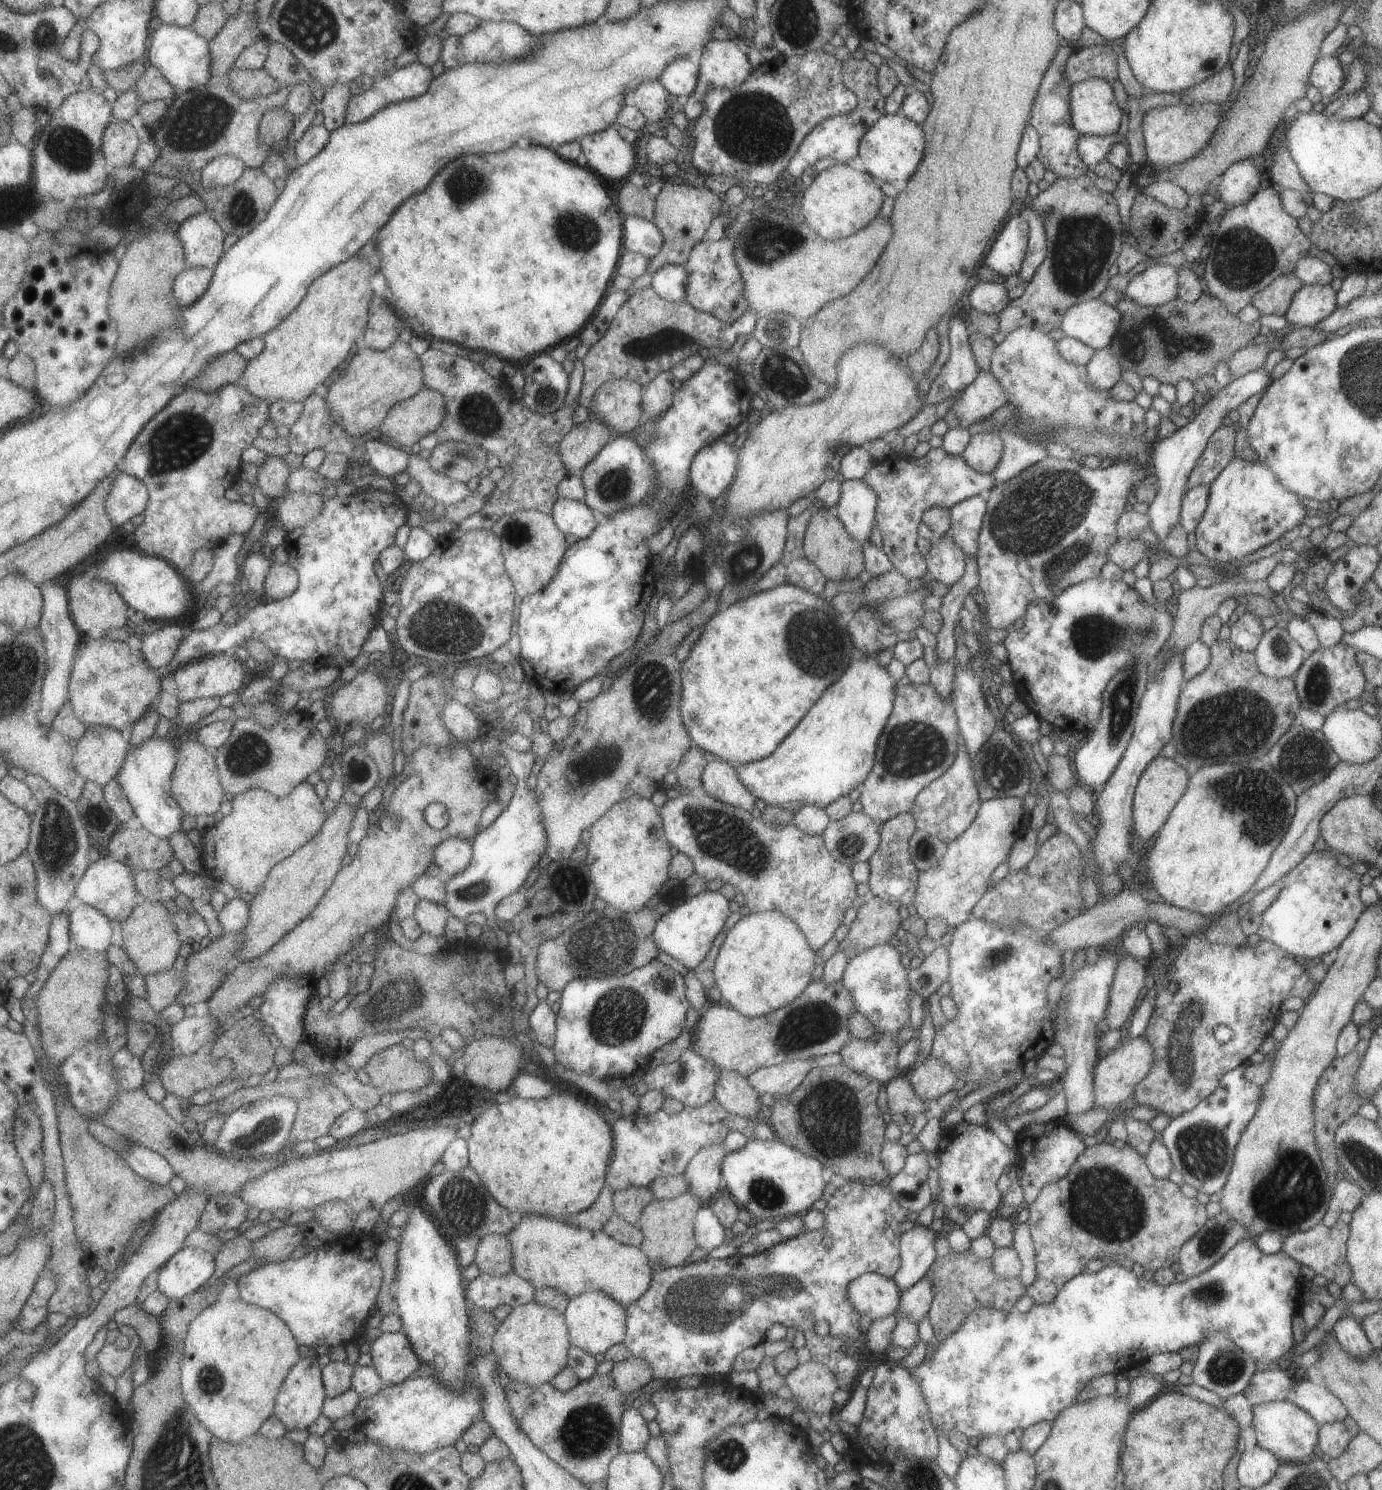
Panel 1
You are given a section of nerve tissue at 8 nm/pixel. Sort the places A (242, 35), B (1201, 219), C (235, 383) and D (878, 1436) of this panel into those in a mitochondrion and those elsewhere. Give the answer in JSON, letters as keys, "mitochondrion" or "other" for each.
{"A":"other","B":"other","C":"other","D":"other"}

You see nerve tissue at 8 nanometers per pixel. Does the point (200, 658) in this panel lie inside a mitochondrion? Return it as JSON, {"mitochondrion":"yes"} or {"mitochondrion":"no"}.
{"mitochondrion":"no"}

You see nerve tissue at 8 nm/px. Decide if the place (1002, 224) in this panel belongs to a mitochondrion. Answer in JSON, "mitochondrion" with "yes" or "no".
{"mitochondrion":"no"}

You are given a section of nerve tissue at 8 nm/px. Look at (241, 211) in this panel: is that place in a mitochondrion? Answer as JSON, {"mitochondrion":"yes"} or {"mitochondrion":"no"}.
{"mitochondrion":"yes"}

